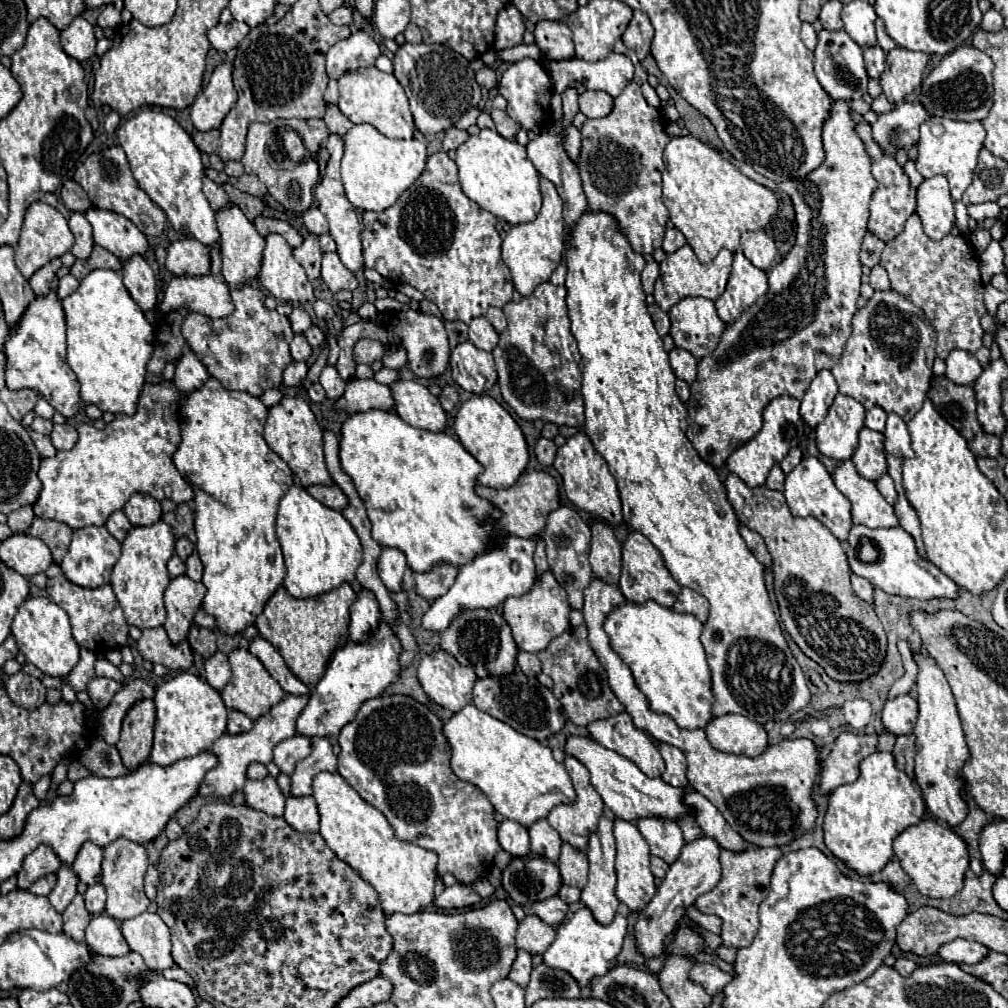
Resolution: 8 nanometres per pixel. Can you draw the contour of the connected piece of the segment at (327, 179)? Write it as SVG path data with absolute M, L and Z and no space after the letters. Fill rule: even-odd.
M329 135L327 151L329 151L329 161L327 161L325 175L321 177L319 185L315 187L315 203L321 209L321 213L325 213L327 221L329 221L329 233L335 239L336 251L341 257L341 263L349 271L355 273L355 271L359 271L363 267L363 251L361 251L361 231L363 231L363 227L361 227L361 223L357 219L355 207L345 197L343 183L341 183L341 177L339 177L339 161L343 157L343 137L341 135Z

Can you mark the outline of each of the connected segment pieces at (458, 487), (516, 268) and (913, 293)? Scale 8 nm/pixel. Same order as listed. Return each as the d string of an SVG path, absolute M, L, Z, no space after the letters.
M371 409L367 413L353 413L349 415L345 421L343 421L343 427L341 427L341 443L339 443L339 459L341 459L341 467L343 471L351 477L357 493L361 495L361 499L365 501L365 507L367 507L367 513L369 513L369 521L371 521L371 527L373 527L373 539L379 543L379 545L387 545L387 547L397 547L405 553L407 557L407 563L413 571L429 571L433 563L453 563L453 565L465 565L469 563L477 553L481 553L489 543L493 543L493 533L495 533L495 521L499 519L499 513L493 509L493 505L489 505L489 501L481 499L475 495L475 479L477 475L483 471L481 463L471 457L465 447L449 437L447 433L433 433L433 431L423 431L423 429L415 429L411 427L409 423L405 423L395 411L383 411L383 409Z
M539 177L541 183L541 193L543 193L543 207L537 215L535 221L529 223L519 223L513 225L507 233L507 237L503 239L501 245L501 253L503 253L503 261L509 267L511 275L513 275L513 283L515 289L525 297L529 295L541 281L547 281L553 273L553 269L559 265L563 251L565 251L565 223L563 223L563 201L557 193L557 187L545 179Z
M913 213L903 233L885 245L879 265L887 271L891 289L925 311L927 321L937 331L937 357L945 359L953 349L975 353L983 345L983 329L979 325L985 313L983 281L979 261L963 235L947 235L935 241L925 235L919 215Z

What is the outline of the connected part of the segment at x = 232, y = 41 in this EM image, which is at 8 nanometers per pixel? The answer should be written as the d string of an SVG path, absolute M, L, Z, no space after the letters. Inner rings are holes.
M231 21L227 25L219 23L215 27L211 27L207 31L207 37L209 37L209 43L213 49L217 51L229 51L233 47L239 45L239 41L249 33L249 27L245 23L239 23L239 21Z

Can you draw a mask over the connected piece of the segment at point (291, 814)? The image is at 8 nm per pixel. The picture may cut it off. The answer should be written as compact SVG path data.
M313 795L309 797L287 797L287 805L285 805L285 821L305 833L305 831L311 831L315 833L317 831L317 825L319 825L319 811L317 811L317 801Z

